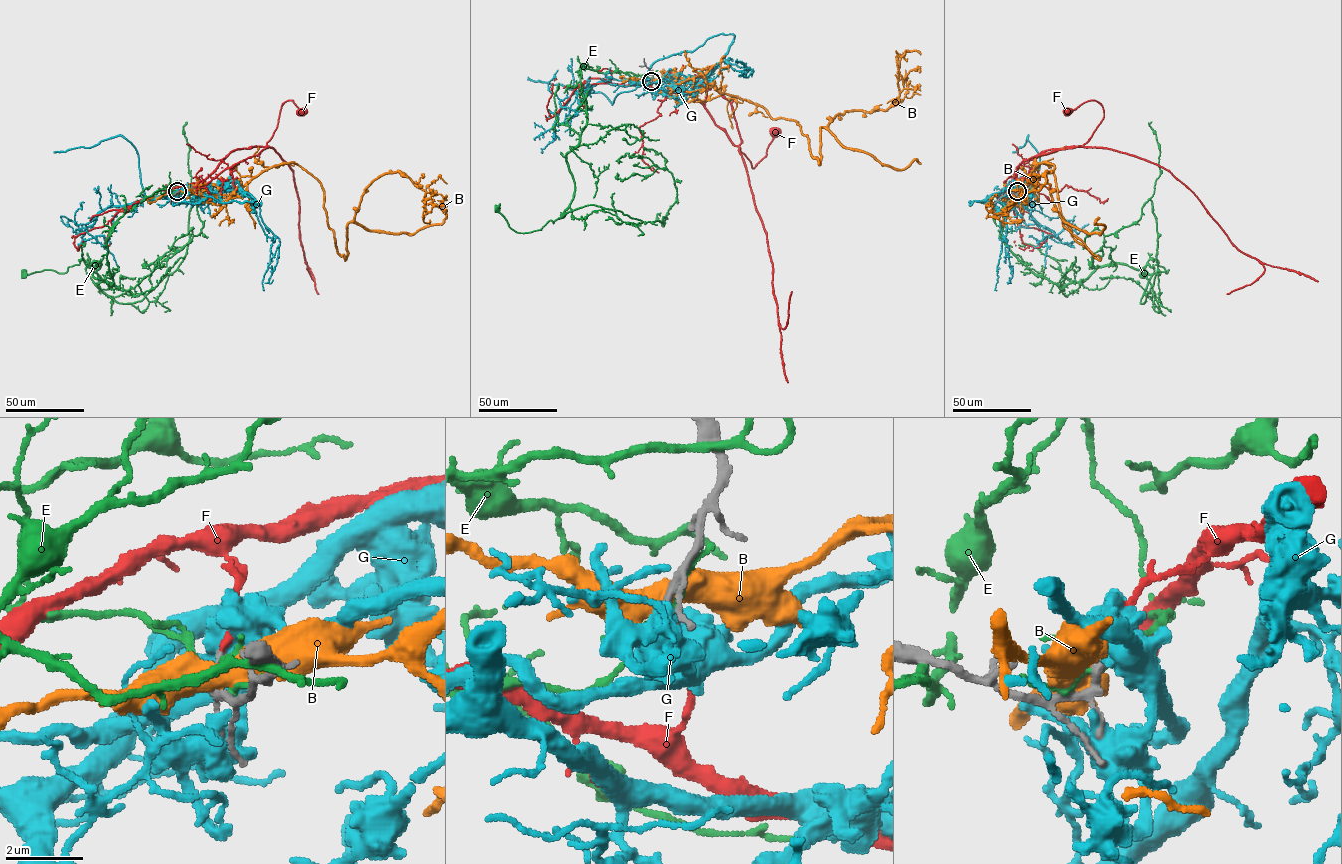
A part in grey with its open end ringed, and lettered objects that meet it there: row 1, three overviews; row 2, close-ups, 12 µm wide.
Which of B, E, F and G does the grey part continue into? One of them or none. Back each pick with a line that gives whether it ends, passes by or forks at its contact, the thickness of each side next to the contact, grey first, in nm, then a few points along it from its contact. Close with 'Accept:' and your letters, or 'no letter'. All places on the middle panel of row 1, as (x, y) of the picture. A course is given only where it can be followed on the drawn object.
F: it ends; calibres 240 and 170 nm
Accept: F

